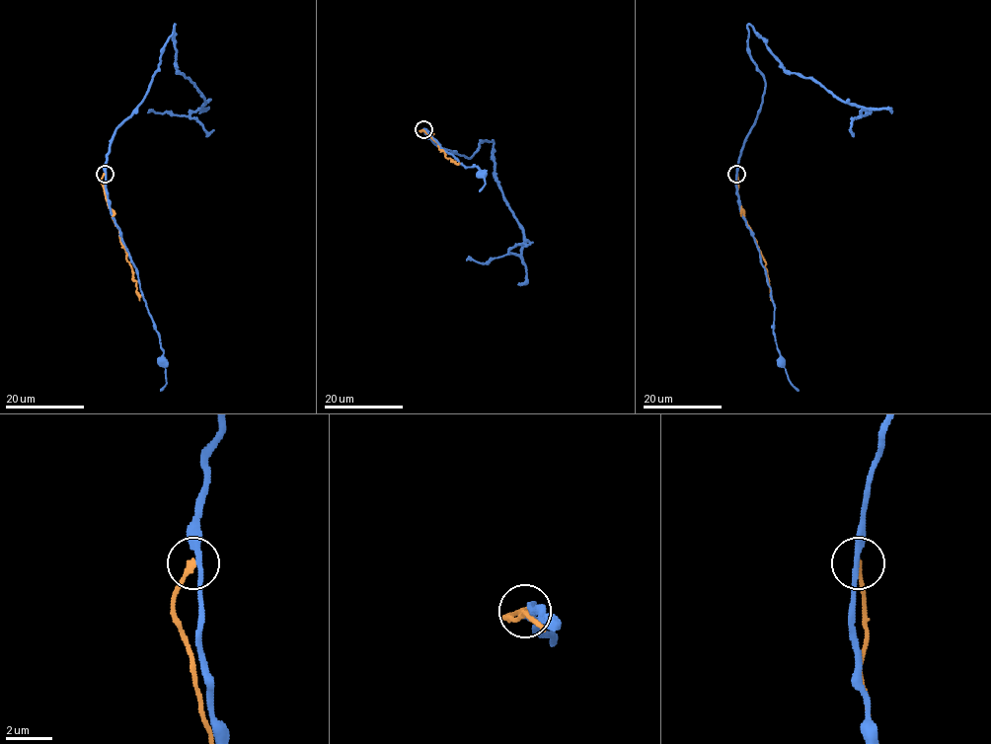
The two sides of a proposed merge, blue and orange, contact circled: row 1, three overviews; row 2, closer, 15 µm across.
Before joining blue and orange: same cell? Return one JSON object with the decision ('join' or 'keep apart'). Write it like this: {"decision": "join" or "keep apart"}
{"decision": "keep apart"}

